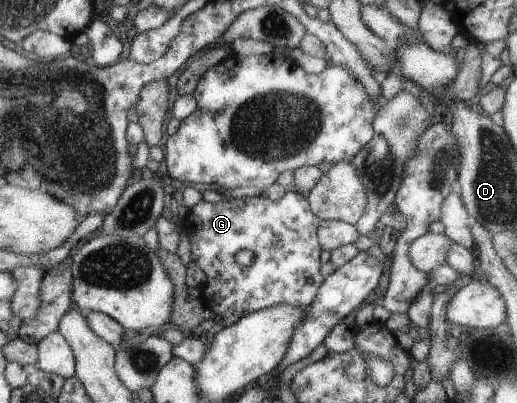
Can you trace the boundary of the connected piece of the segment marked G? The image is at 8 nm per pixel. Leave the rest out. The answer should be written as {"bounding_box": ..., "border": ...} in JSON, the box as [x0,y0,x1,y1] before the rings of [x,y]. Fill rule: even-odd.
{"bounding_box":[179,190,321,327],"border":[[[286,190],[278,200],[262,196],[241,196],[222,199],[217,203],[198,201],[191,206],[183,223],[179,224],[187,232],[190,245],[190,259],[206,275],[206,282],[200,287],[200,297],[214,315],[219,315],[223,327],[234,324],[244,315],[268,308],[272,305],[289,304],[306,308],[315,297],[321,285],[319,274],[319,245],[316,229],[320,219],[310,210],[305,194]],[[240,249],[251,251],[255,257],[254,265],[239,266],[233,255]]]}

